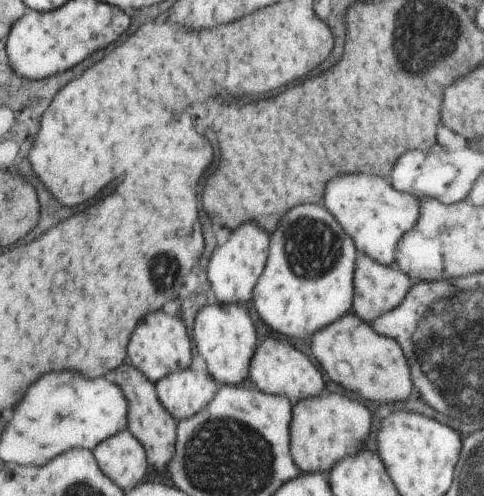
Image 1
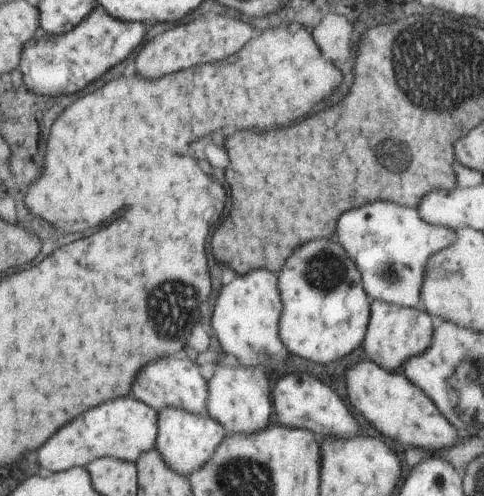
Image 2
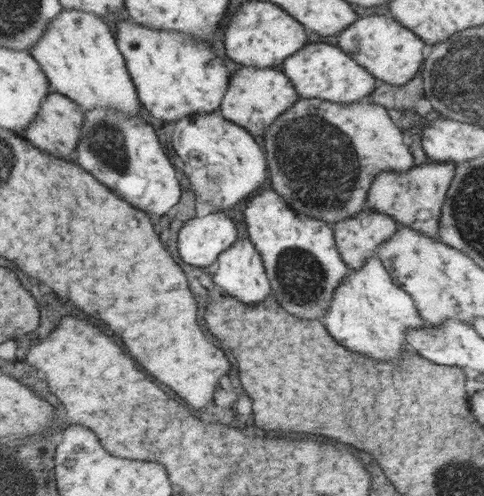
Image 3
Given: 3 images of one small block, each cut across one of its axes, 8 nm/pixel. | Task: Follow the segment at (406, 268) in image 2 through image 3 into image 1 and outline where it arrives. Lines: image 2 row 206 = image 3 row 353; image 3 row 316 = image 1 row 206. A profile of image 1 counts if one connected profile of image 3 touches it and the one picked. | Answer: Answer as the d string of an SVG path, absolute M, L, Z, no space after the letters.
M365 174L331 180L331 186L327 186L327 198L323 198L323 206L327 206L327 210L339 218L339 226L343 226L343 232L353 240L357 254L365 254L383 266L395 266L397 246L403 234L415 228L421 216L421 202L415 196L395 192L387 178L381 180Z

